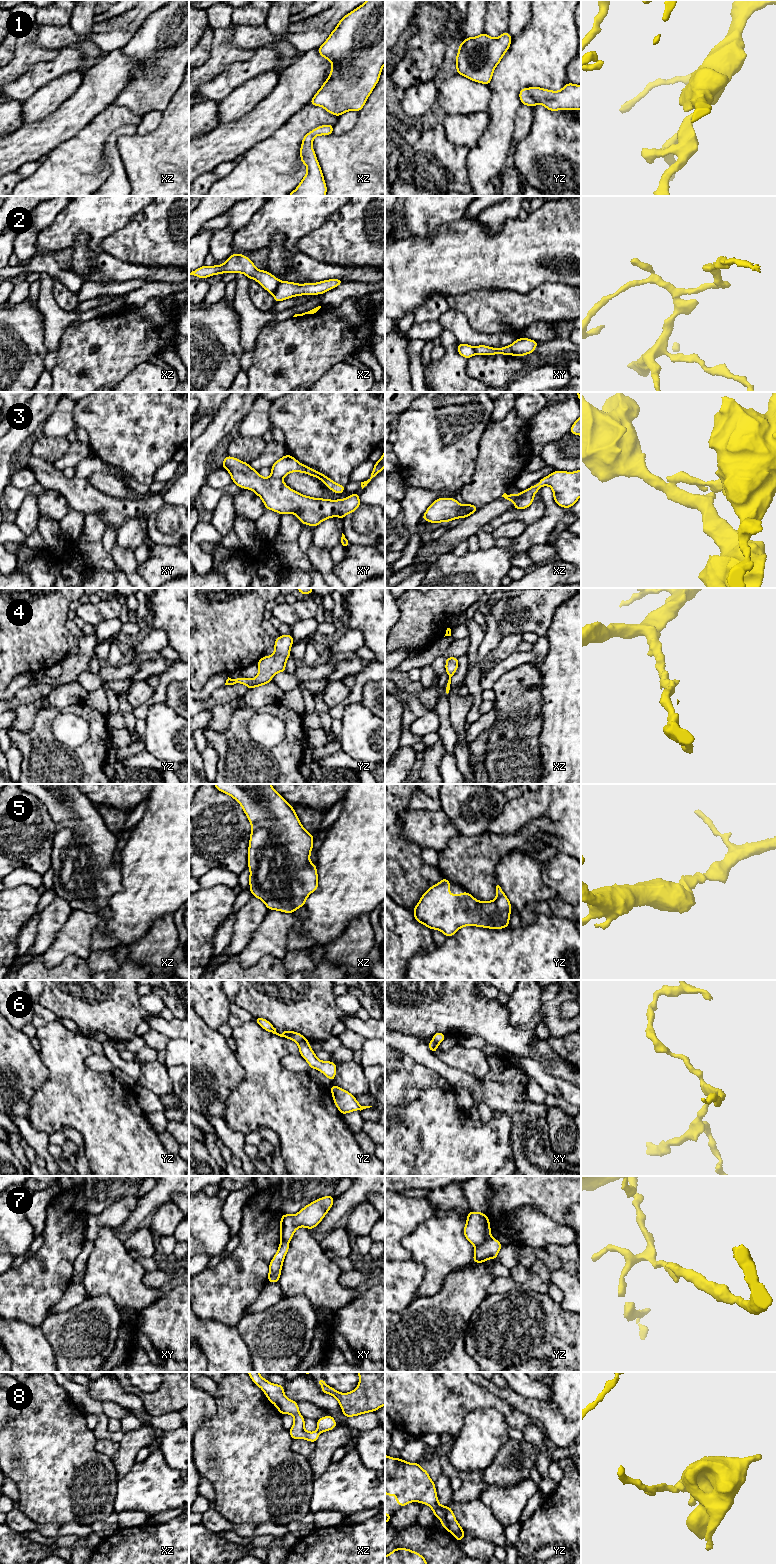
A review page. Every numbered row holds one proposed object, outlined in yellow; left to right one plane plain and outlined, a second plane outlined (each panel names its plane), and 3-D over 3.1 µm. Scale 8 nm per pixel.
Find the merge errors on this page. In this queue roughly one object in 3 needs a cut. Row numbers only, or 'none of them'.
2, 3, 6, 7, 8

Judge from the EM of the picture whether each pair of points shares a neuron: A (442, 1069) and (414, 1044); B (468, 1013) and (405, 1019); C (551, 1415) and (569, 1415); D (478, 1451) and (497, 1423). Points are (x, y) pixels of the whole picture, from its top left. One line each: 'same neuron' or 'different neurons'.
A: same neuron
B: same neuron
C: different neurons
D: same neuron

